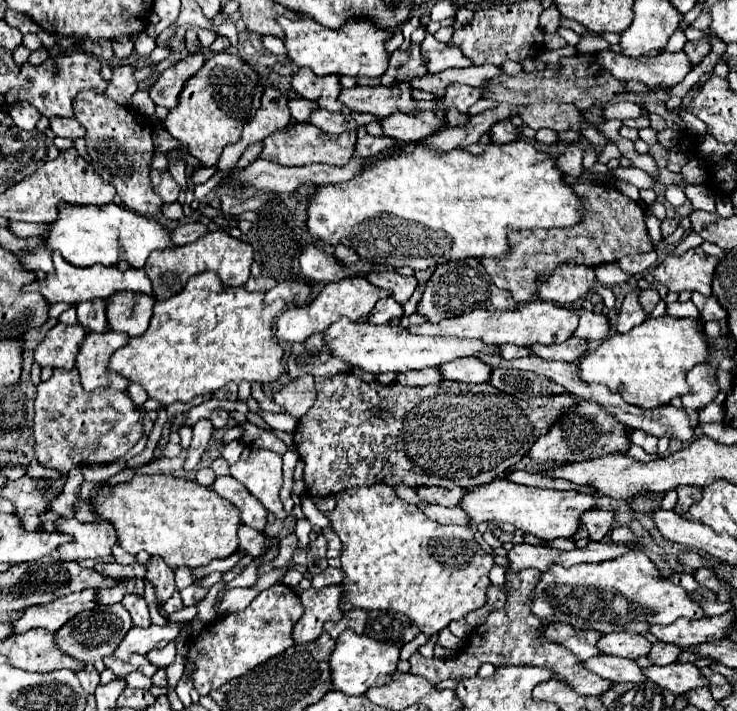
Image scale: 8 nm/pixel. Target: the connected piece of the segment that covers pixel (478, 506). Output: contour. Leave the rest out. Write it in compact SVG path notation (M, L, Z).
M497 479L489 485L481 485L463 495L459 505L469 515L471 525L479 523L511 523L517 529L535 535L541 541L551 541L557 537L573 537L579 527L579 515L595 507L595 499L577 491L555 491L517 485L509 479Z

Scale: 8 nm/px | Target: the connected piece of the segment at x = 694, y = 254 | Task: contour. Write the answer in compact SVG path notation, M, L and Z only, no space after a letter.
M689 249L683 255L667 253L661 265L657 265L643 279L647 283L661 283L669 293L699 291L711 295L711 279L717 267L717 257L709 257L697 249Z

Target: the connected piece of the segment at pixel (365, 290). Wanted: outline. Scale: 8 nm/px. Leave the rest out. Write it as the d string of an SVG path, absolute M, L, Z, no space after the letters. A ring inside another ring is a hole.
M349 277L337 283L327 283L311 303L303 307L291 307L281 313L281 317L277 319L277 339L287 343L305 343L309 335L325 331L333 321L339 321L341 317L349 317L351 321L365 321L369 309L373 309L377 299L383 297L389 297L389 293L371 285L369 281L365 281L365 277Z

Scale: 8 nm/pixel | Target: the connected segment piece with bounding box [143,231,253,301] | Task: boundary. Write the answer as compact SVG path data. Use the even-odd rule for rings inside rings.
M215 231L215 233L207 233L207 235L199 237L195 243L189 243L189 245L183 245L177 249L153 251L143 269L151 279L155 299L165 301L165 299L173 297L177 291L181 291L189 277L205 273L205 271L217 273L225 287L239 287L249 279L251 263L253 263L253 247L249 243L235 239L223 231Z

